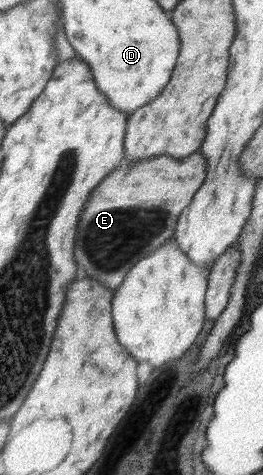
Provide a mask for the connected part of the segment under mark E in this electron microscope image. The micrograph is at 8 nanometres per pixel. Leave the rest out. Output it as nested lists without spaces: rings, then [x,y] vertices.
[[[200,151],[183,159],[159,155],[139,163],[124,161],[89,195],[77,225],[75,261],[80,274],[114,291],[133,265],[159,249],[174,231],[181,212],[207,178],[207,158]]]

